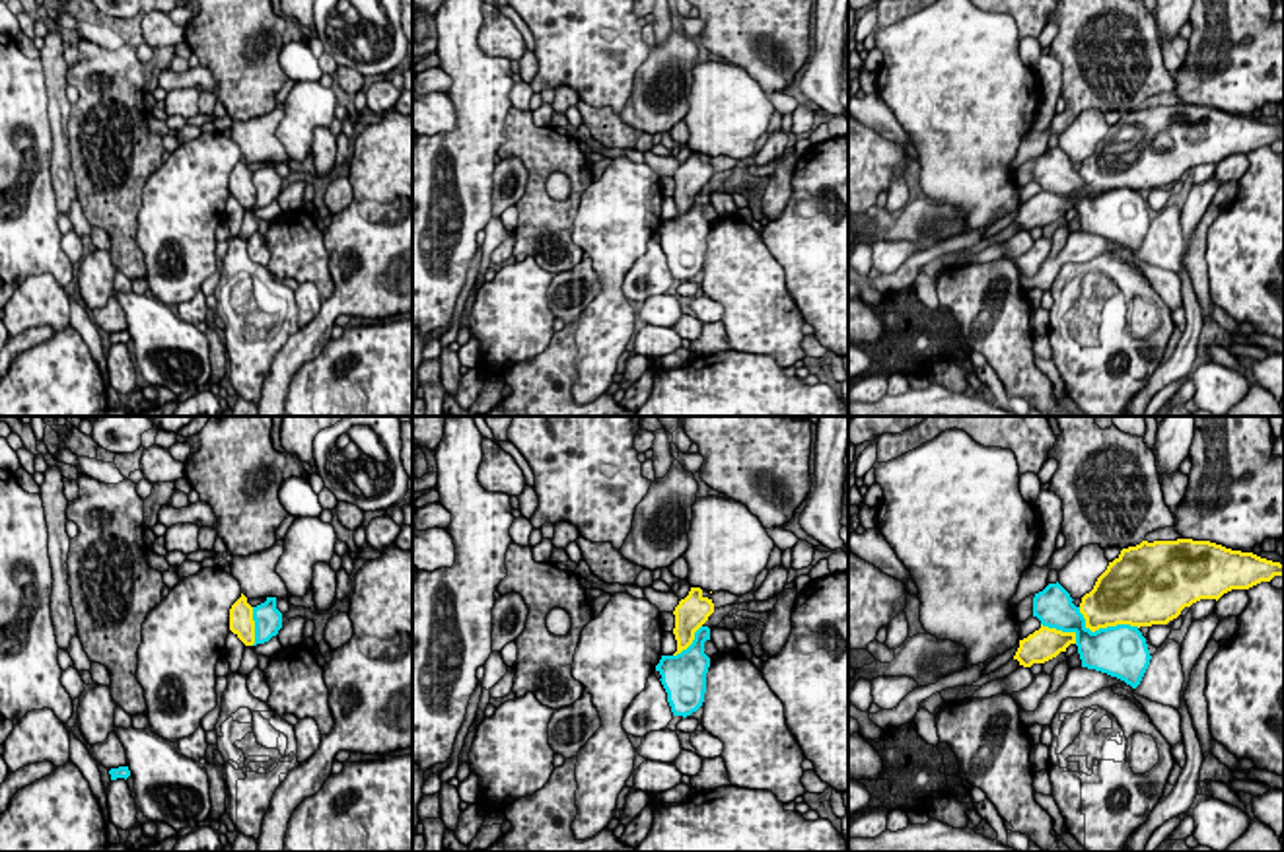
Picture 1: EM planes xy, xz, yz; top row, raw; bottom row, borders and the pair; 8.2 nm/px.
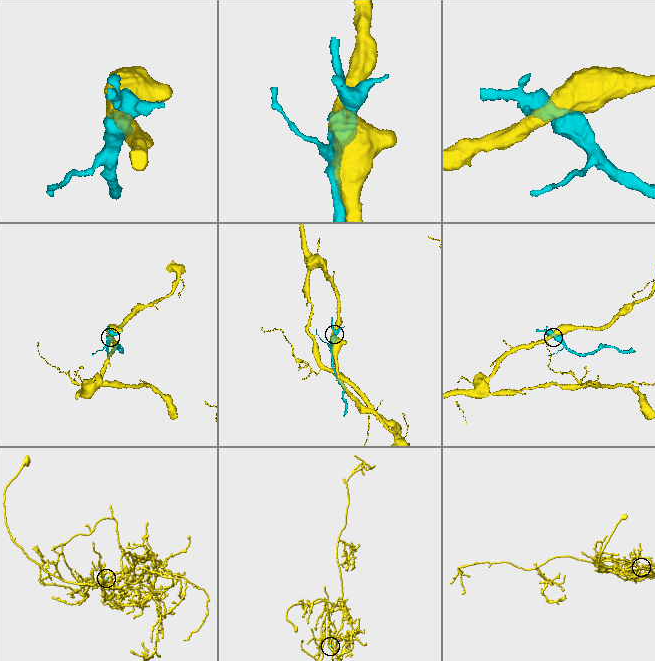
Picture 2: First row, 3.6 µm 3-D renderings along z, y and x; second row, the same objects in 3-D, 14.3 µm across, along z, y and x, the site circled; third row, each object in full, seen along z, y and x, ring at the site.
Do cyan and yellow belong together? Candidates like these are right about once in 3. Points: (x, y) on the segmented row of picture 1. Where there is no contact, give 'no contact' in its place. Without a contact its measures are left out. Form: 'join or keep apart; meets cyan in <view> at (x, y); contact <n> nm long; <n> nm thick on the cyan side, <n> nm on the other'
keep apart; meets cyan in yz at (1104, 629); contact 550 nm long; 420 nm thick on the cyan side, 400 nm on the other

